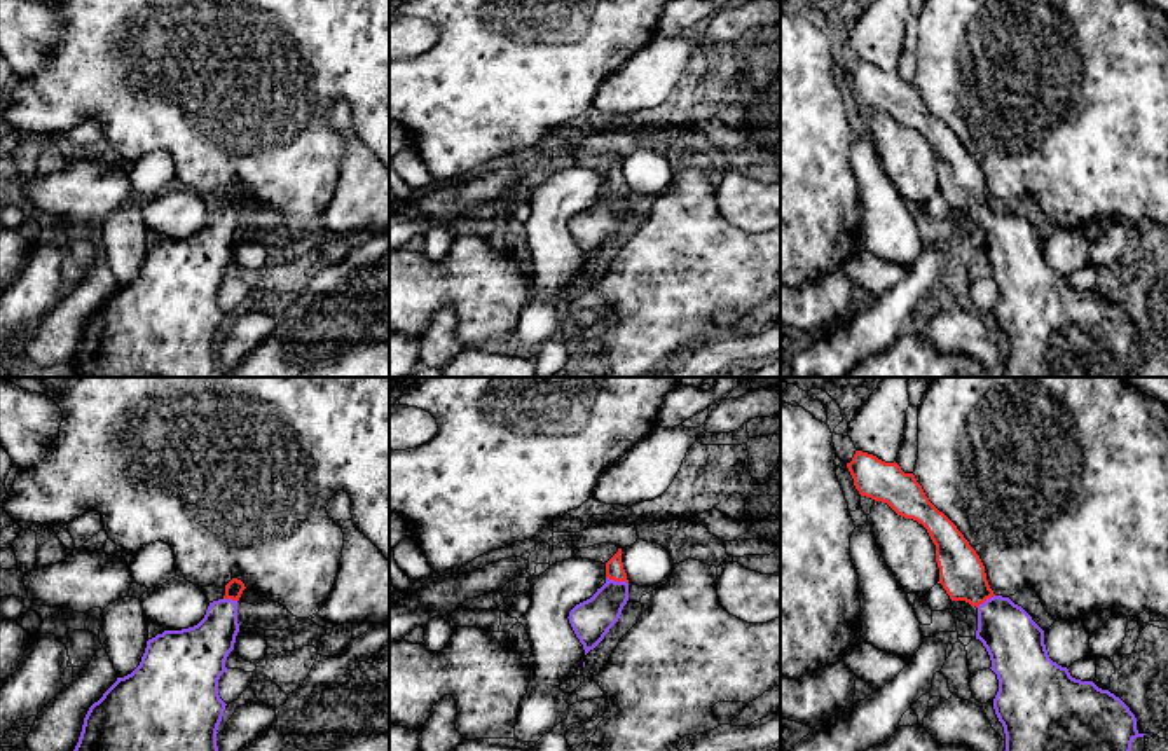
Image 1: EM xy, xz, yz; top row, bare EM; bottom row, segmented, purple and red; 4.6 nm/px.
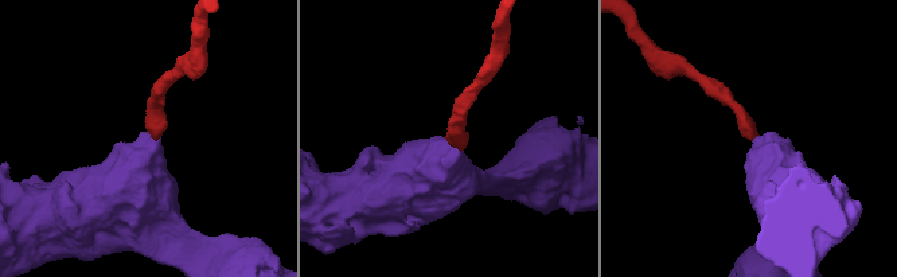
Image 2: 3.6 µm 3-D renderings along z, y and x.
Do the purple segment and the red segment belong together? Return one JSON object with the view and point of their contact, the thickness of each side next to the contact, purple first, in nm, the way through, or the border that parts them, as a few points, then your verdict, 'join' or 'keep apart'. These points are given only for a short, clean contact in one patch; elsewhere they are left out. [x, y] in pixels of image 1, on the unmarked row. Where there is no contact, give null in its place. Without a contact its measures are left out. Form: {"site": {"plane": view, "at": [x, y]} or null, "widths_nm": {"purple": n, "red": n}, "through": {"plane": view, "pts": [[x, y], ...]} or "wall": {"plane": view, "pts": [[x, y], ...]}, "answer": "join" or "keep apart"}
{"site": {"plane": "xz", "at": [617, 191]}, "widths_nm": {"purple": 190, "red": 80}, "through": {"plane": "xz", "pts": [[590, 229], [611, 206], [617, 191], [615, 179]]}, "answer": "join"}

